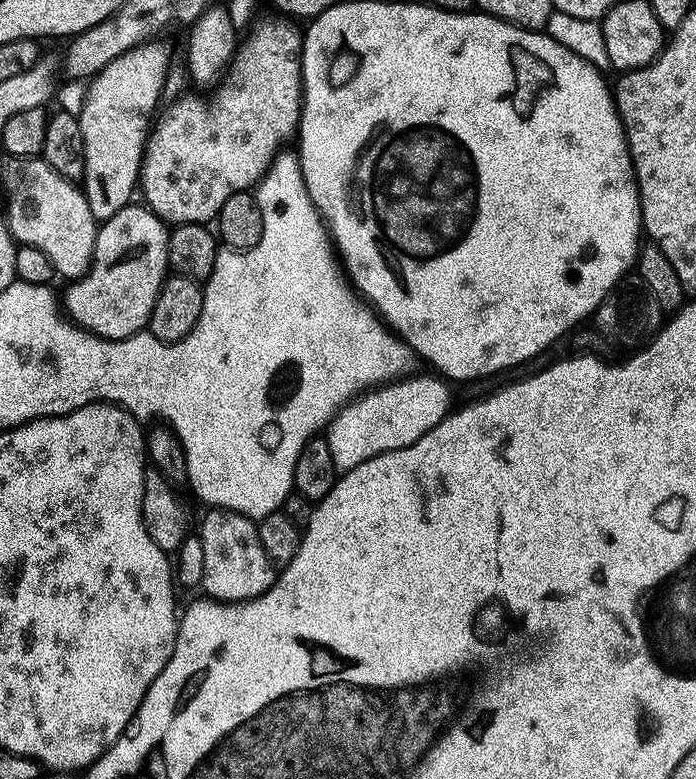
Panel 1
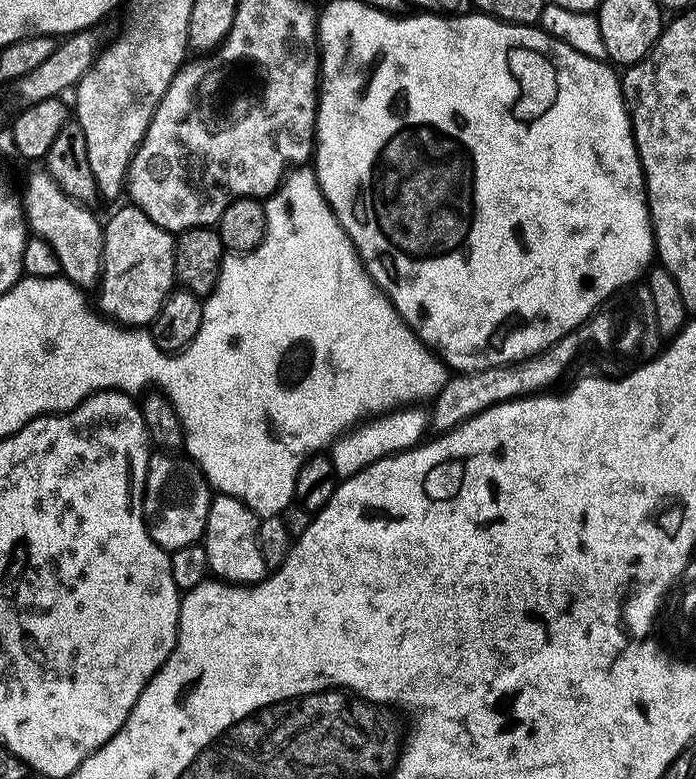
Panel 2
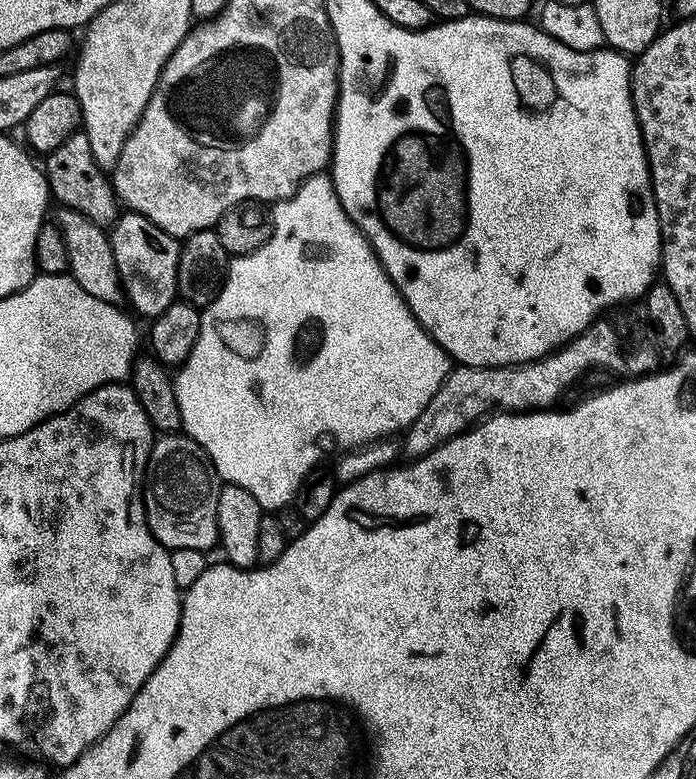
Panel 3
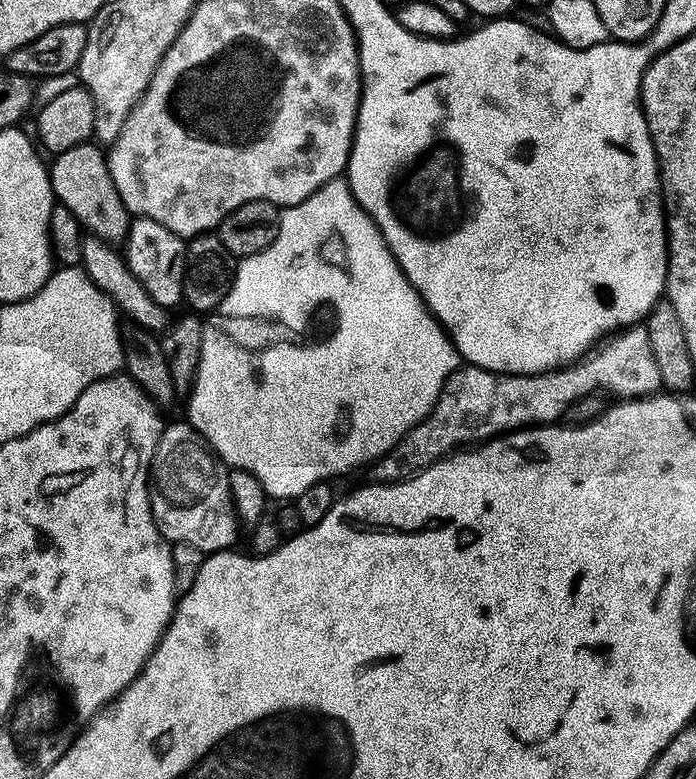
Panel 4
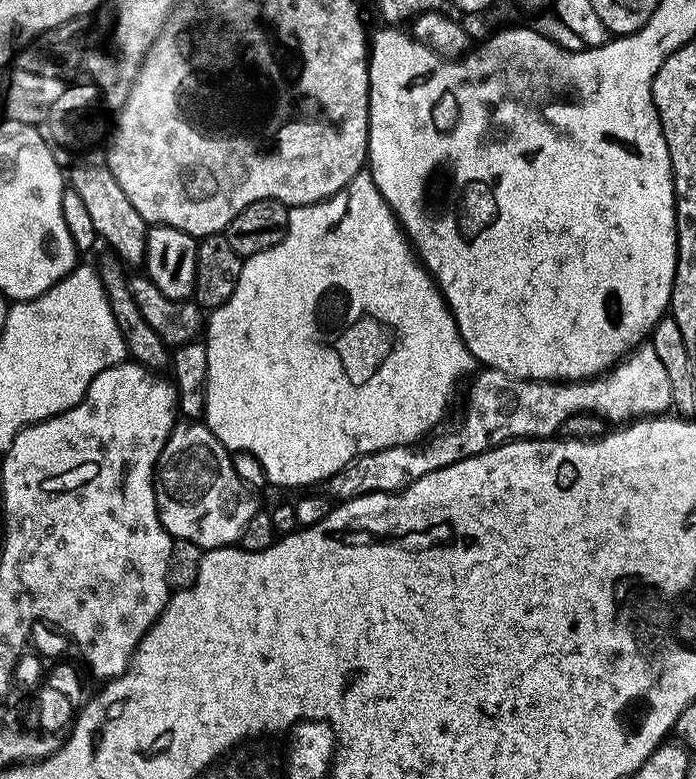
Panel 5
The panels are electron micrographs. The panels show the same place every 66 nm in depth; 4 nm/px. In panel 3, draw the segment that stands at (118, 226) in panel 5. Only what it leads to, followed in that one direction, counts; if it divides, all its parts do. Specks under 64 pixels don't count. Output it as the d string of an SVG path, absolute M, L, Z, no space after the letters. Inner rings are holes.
M78 130L62 146L47 153L42 160L42 171L48 180L48 191L57 205L72 208L81 212L87 220L98 227L108 230L120 219L122 205L112 187L109 173L94 162L94 154L90 151L90 138L86 138L83 130Z

